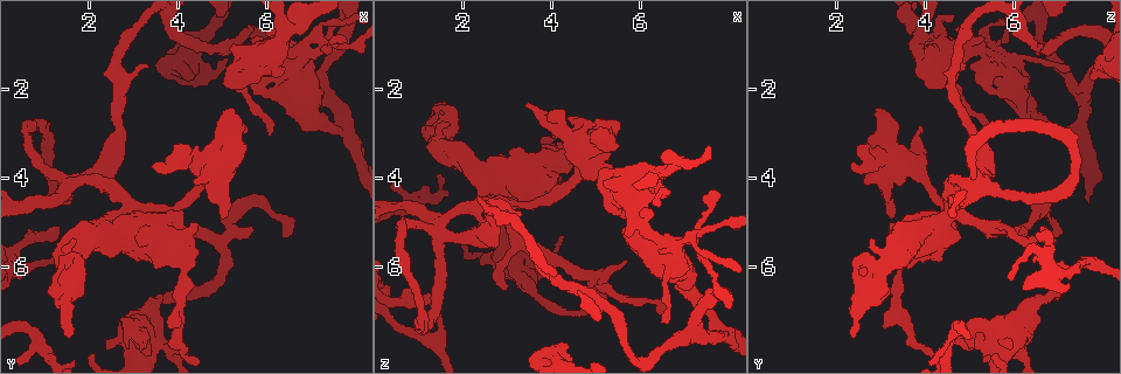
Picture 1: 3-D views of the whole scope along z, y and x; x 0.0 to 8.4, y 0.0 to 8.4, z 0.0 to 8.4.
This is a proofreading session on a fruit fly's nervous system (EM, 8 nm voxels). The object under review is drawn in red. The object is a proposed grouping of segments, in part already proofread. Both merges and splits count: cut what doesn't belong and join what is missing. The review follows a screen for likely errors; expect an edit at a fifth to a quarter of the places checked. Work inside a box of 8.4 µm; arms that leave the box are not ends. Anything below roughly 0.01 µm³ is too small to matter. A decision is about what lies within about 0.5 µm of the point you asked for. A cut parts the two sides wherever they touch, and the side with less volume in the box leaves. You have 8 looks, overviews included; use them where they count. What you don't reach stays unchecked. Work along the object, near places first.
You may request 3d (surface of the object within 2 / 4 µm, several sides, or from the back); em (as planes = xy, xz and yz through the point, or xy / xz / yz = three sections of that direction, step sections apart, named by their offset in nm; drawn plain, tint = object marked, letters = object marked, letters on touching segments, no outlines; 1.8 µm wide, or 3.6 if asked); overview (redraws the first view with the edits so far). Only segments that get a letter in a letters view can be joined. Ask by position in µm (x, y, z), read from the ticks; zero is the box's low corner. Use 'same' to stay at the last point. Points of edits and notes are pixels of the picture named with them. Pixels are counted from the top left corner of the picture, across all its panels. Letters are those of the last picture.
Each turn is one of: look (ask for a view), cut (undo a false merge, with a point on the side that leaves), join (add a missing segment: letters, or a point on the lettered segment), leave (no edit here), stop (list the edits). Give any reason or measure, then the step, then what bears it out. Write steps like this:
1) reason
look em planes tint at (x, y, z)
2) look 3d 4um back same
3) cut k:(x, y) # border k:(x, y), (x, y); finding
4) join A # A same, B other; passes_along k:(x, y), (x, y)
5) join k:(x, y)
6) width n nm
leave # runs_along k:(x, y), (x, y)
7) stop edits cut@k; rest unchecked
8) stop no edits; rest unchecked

free end
look em xz step 8 tint at (4.35, 5.20, 3.20)

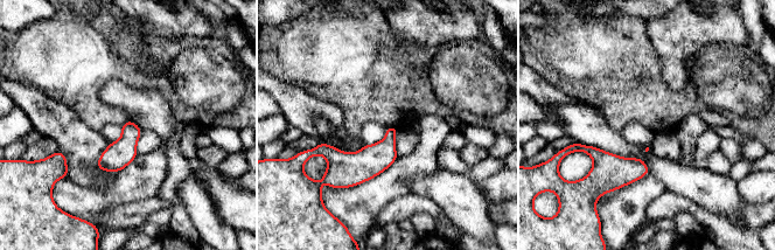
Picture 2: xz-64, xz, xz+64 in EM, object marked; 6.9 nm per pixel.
what lies round it
look em xz step 8 letters same

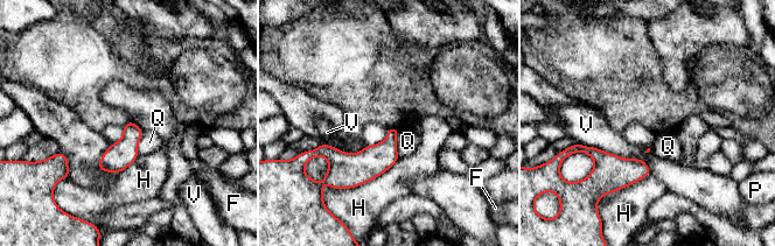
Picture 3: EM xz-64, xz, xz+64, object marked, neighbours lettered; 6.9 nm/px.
longest_contact V 550 nm
leave # F other, H other, P other, Q other, V other; border 3:(400, 131), (396, 139), (398, 156); none of them fits

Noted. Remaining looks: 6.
an open end
look em planes letters at (3.85, 7.35, 3.10)

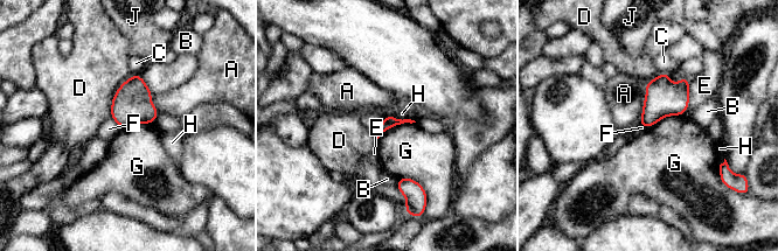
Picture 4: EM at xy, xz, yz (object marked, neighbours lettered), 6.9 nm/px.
leave # A other, B other, C other, D other, E other, F other, G other, H other, J other; border 4:(415, 121), (389, 127), (377, 139); none of them fits

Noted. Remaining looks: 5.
three-way junction
look em planes letters at (6.45, 0.80, 3.85)

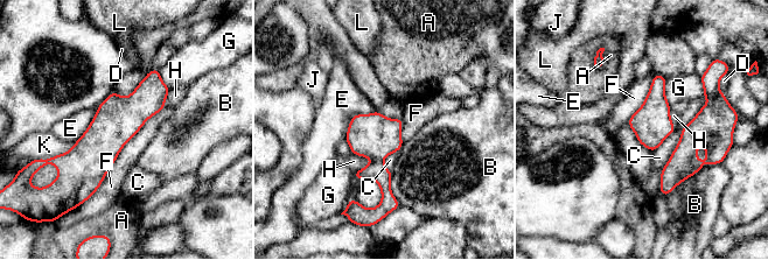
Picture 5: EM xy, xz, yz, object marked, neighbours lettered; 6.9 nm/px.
leave # A other, B other, C other, D other, E other, F other, G other, H other, J other, K other, L other; runs_along 5:(156, 71), (152, 89), (63, 166); one neuron here

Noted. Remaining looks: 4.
stop no edits; rest unchecked

